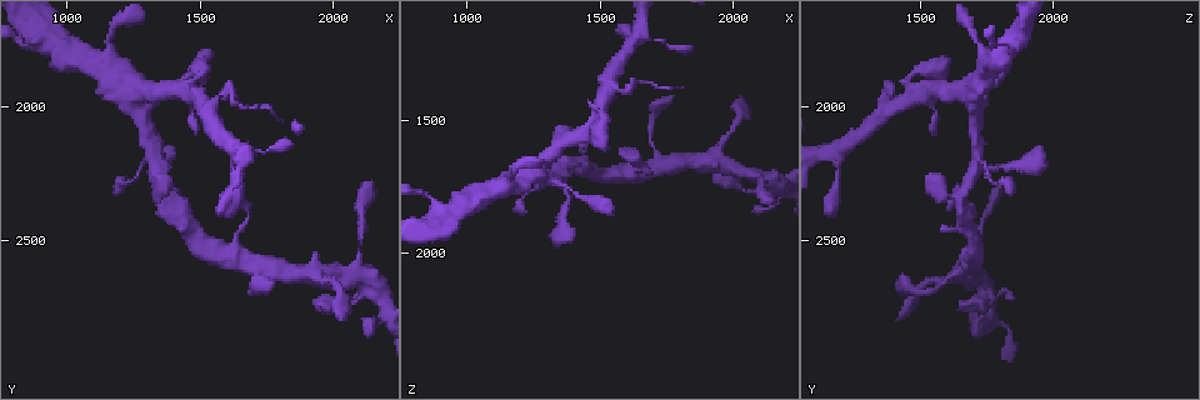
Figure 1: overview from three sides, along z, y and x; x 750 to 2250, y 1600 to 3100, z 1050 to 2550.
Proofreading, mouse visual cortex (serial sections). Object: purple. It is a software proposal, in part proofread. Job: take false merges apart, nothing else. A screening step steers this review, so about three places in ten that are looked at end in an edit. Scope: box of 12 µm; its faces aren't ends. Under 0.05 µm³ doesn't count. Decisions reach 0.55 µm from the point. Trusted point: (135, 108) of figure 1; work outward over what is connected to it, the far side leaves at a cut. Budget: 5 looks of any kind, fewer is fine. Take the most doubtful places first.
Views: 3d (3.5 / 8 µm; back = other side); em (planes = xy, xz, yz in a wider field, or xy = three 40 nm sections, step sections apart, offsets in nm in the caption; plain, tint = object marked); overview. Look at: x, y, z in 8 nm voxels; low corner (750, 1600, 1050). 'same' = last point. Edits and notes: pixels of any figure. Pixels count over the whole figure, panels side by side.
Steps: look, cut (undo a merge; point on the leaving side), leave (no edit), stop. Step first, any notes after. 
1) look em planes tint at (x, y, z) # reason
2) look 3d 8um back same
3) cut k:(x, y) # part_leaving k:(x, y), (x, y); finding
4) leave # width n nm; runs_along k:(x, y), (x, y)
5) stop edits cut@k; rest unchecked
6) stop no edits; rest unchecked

look 3d 3.5um at (880, 1750, 1820) # a fork

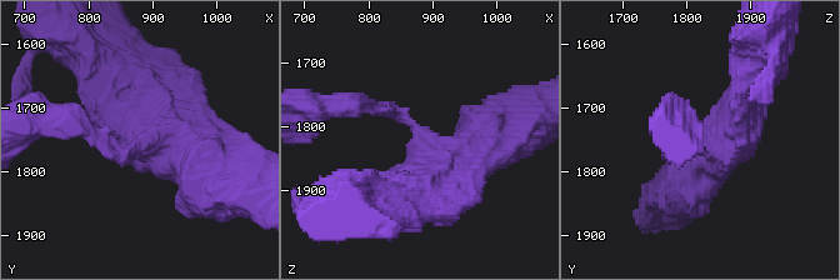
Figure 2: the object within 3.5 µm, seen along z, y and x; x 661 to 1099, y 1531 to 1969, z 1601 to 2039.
leave # runs_along 2:(208, 164), (165, 138), (93, 53); one cell here

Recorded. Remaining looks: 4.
look 3d 3.5um at (1540, 2010, 1380)

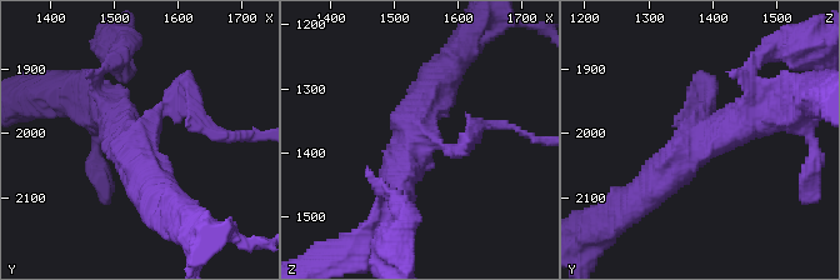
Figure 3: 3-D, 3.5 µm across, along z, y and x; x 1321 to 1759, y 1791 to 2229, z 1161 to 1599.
look em xy step 2 tint at (1530, 2010, 1385) # now the EM

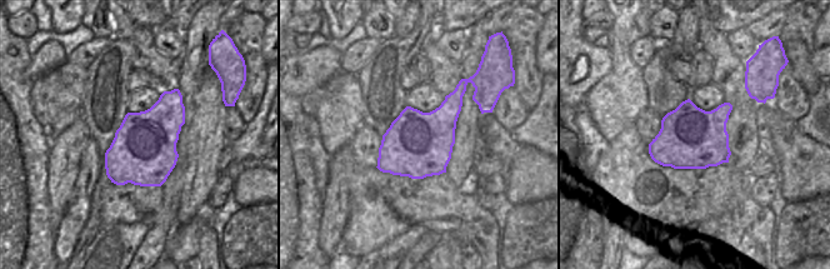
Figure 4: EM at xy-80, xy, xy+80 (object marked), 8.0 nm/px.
cut 3:(199, 116) # two cells meet here

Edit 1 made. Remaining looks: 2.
stop edits cut@3; rest unchecked

